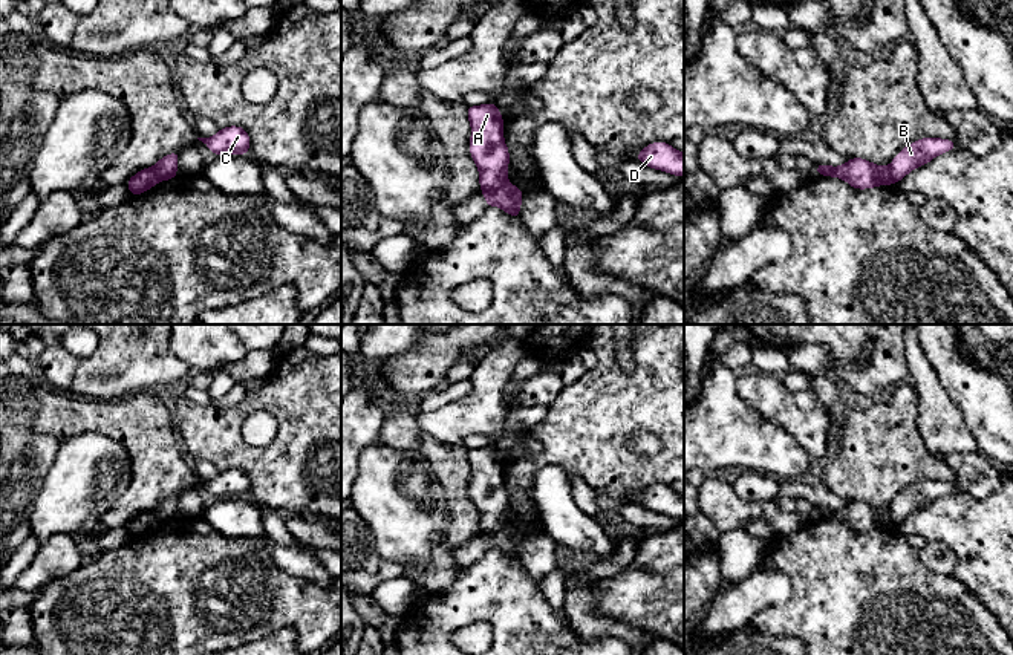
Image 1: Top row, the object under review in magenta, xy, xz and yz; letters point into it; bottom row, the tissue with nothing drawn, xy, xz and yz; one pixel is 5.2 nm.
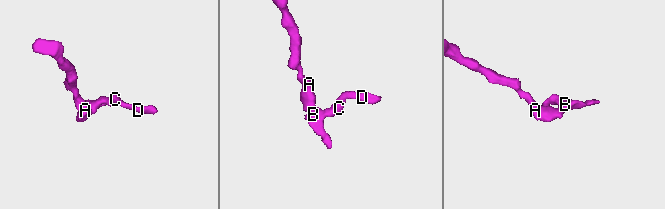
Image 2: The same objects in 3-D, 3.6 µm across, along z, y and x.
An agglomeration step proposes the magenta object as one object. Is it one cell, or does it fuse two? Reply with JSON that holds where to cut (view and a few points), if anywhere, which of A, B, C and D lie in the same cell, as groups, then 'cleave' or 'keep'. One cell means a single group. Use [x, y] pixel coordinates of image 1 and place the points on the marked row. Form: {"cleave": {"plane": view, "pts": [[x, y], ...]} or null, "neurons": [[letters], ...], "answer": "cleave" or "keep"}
{"cleave": {"plane": "xz", "pts": [[507, 182], [485, 195]]}, "neurons": [["A"], ["B", "C", "D"]], "answer": "cleave"}

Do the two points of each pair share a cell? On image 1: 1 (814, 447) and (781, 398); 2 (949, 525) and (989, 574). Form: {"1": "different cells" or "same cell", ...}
{"1": "same cell", "2": "same cell"}

